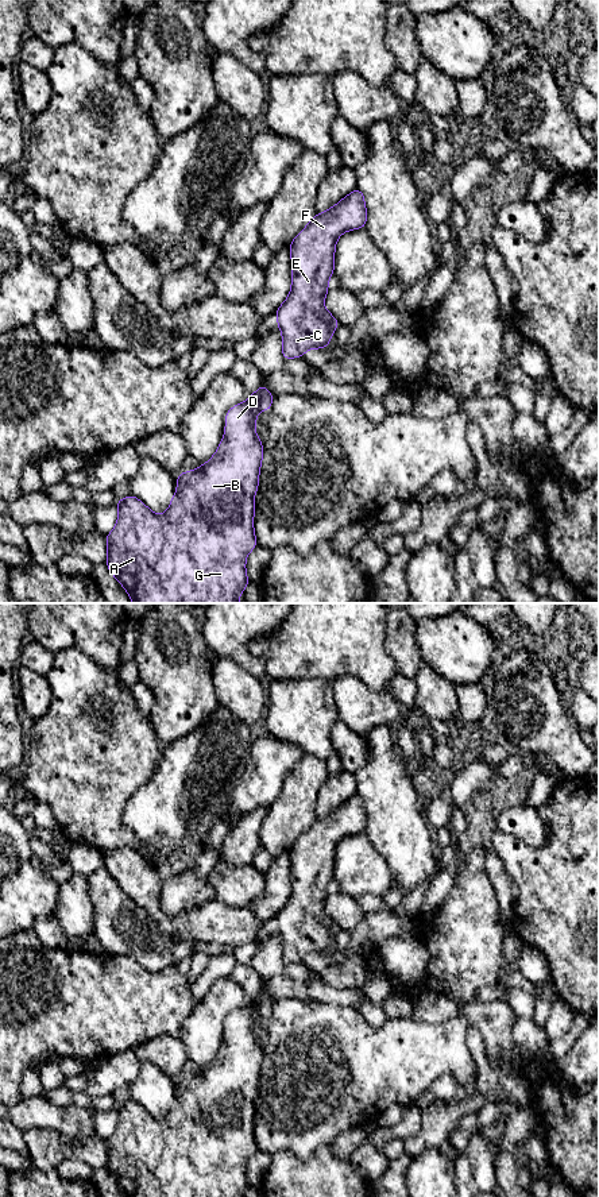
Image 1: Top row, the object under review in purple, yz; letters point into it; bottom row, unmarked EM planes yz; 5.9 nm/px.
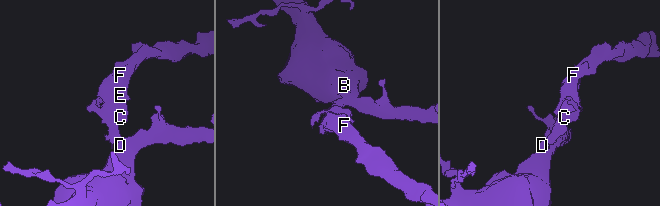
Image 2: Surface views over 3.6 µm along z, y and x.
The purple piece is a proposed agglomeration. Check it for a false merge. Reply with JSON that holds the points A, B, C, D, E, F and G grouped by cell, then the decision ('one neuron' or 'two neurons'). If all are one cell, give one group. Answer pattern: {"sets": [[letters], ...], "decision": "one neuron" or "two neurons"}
{"sets": [["A", "B", "D", "G"], ["C", "E", "F"]], "decision": "two neurons"}

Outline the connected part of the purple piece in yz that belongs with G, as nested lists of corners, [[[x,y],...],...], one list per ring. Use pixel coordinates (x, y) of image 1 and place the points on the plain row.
[[[251,1003],[227,1016],[225,1036],[216,1058],[198,1073],[178,1078],[177,1096],[165,1119],[152,1117],[134,1100],[117,1105],[116,1131],[105,1140],[107,1171],[127,1197],[243,1197],[246,1194],[250,1188],[246,1162],[258,1150],[254,1138],[254,1100],[259,1090],[263,1061],[263,1049],[255,1038],[259,1016]]]

